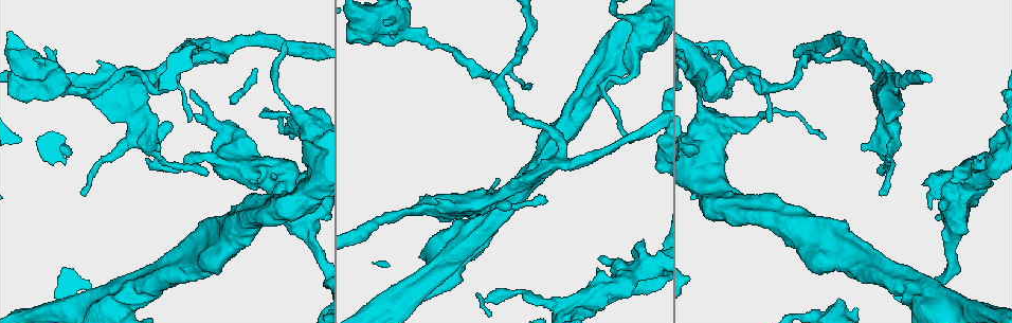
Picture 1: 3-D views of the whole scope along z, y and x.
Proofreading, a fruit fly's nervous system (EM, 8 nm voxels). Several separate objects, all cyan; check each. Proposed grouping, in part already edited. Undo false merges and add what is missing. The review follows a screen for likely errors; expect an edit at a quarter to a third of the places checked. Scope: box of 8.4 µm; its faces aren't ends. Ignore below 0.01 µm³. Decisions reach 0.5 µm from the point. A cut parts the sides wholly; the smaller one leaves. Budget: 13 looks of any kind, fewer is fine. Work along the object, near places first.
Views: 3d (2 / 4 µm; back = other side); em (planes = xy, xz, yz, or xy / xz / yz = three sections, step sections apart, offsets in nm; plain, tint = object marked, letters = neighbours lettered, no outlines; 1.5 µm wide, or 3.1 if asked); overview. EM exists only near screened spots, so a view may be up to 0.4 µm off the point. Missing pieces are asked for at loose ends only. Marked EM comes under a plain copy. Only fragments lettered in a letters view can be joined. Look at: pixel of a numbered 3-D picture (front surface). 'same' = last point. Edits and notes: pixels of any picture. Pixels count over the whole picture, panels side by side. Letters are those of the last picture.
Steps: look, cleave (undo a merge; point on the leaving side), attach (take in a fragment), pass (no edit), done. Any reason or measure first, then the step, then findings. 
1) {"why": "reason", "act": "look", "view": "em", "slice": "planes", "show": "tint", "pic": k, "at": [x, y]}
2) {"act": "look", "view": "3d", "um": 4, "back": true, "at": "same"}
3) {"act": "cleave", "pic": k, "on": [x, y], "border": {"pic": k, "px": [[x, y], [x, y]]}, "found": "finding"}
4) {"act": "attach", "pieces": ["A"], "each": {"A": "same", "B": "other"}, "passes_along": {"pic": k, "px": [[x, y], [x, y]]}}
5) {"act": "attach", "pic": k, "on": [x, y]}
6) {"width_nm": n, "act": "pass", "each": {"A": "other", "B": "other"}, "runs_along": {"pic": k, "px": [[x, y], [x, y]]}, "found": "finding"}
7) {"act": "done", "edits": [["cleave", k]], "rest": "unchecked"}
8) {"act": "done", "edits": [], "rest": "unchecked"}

{"why": "thick turns thin", "act": "look", "view": "3d", "um": 2, "back": true, "pic": 1, "at": [890, 152]}

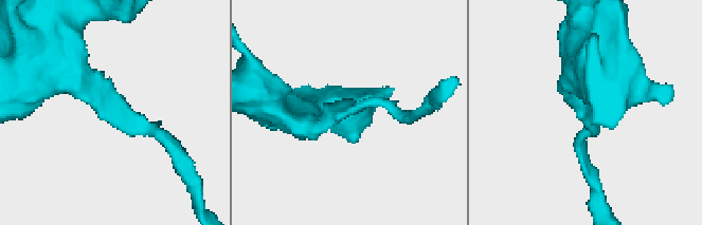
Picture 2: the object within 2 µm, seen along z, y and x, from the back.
{"act": "look", "view": "em", "slice": "planes", "show": "letters", "pic": 2, "at": [588, 109]}

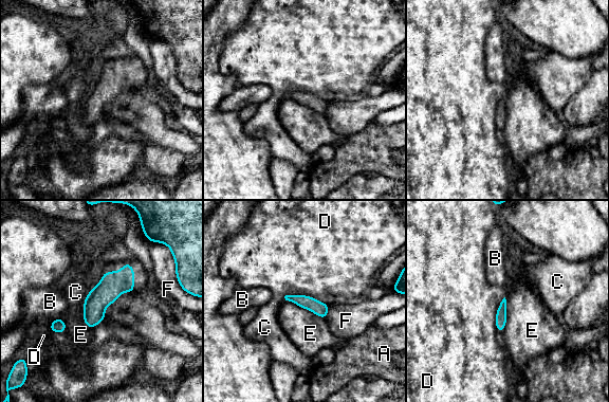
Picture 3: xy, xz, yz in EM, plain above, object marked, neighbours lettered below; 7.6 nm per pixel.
{"act": "pass", "each": {"A": "other", "B": "other", "C": "other", "D": "other", "E": "other", "F": "other"}, "border": {"pic": 3, "px": [[285, 299], [326, 320]]}, "found": "all the same neuron"}

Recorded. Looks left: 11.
{"why": "stops while still wide", "act": "look", "view": "3d", "um": 2, "pic": 1, "at": [438, 198]}

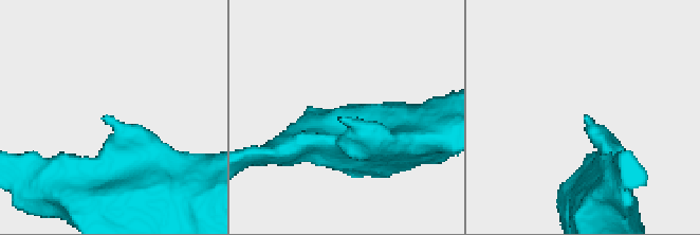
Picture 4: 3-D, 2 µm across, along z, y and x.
{"why": "now the EM", "act": "look", "view": "em", "slice": "planes", "show": "letters", "pic": 4, "at": [342, 118]}

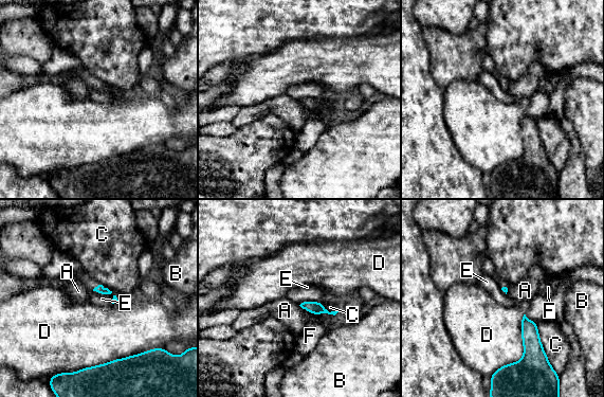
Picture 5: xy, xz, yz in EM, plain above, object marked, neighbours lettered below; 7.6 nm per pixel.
{"act": "pass", "each": {"A": "other", "B": "other", "C": "other", "D": "other", "E": "other", "F": "other"}, "border": {"pic": 5, "px": [[93, 290], [99, 293], [112, 292]]}, "found": "no lettered fragment goes on from it"}

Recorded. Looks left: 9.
{"why": "sharp bend", "act": "look", "view": "em", "slice": "xy", "step": 8, "show": "letters", "pic": 1, "at": [155, 86]}

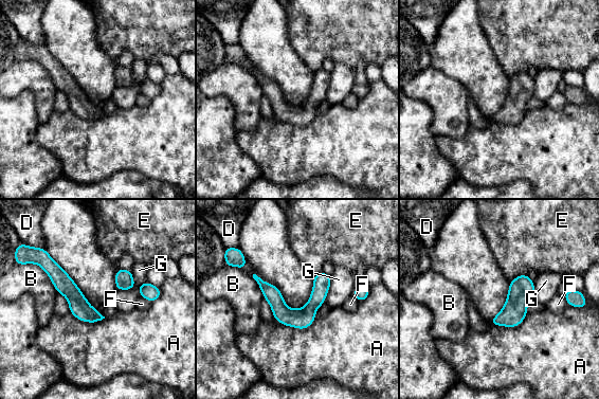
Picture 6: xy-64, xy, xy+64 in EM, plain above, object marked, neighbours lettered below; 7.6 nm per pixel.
{"longest_contact_nm": ["A", 320], "act": "pass", "each": {"A": "other", "B": "other", "D": "other", "E": "other", "F": "other", "G": "other"}, "found": "all the same neuron"}

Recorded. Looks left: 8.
{"why": "an open end", "act": "look", "view": "em", "slice": "planes", "show": "letters", "pic": 1, "at": [719, 50]}

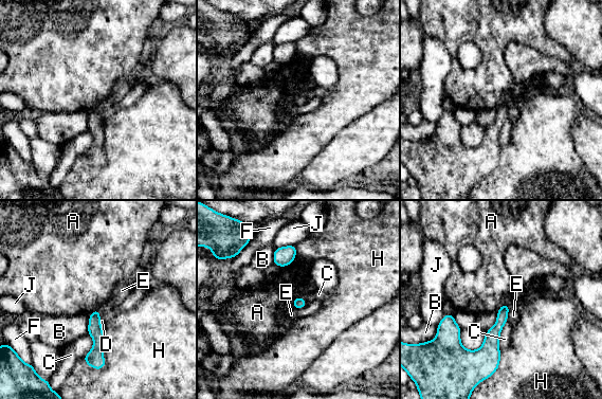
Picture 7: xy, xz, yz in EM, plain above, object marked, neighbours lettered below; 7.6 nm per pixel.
{"act": "pass", "each": {"A": "other", "B": "other", "C": "other", "D": "other", "E": "other", "F": "other", "H": "other", "J": "other"}, "runs_along": {"pic": 7, "px": [[442, 324], [464, 352], [496, 363]]}, "found": "no lettered fragment goes on from it"}

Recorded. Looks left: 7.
{"why": "thick end", "act": "look", "view": "em", "slice": "planes", "show": "letters", "pic": 1, "at": [940, 205]}

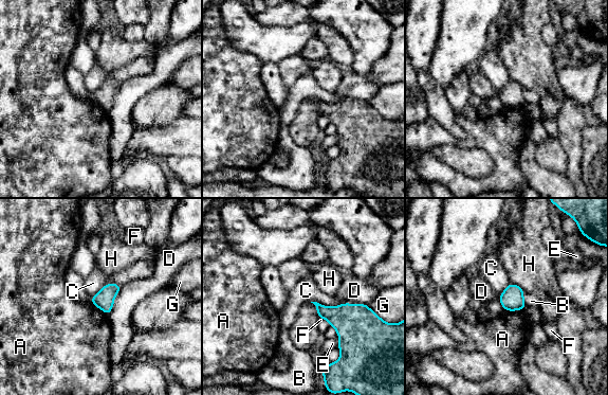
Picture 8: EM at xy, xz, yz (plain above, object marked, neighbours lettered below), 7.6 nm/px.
{"longest_contact_nm": ["D", 260], "act": "pass", "each": {"A": "other", "B": "other", "C": "other", "D": "other", "E": "other", "F": "other", "G": "other", "H": "other"}, "border": {"pic": 8, "px": [[311, 301], [327, 306], [343, 303]]}, "found": "no lettered fragment goes on from it"}

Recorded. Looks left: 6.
{"act": "done", "edits": [], "rest": "unchecked"}

